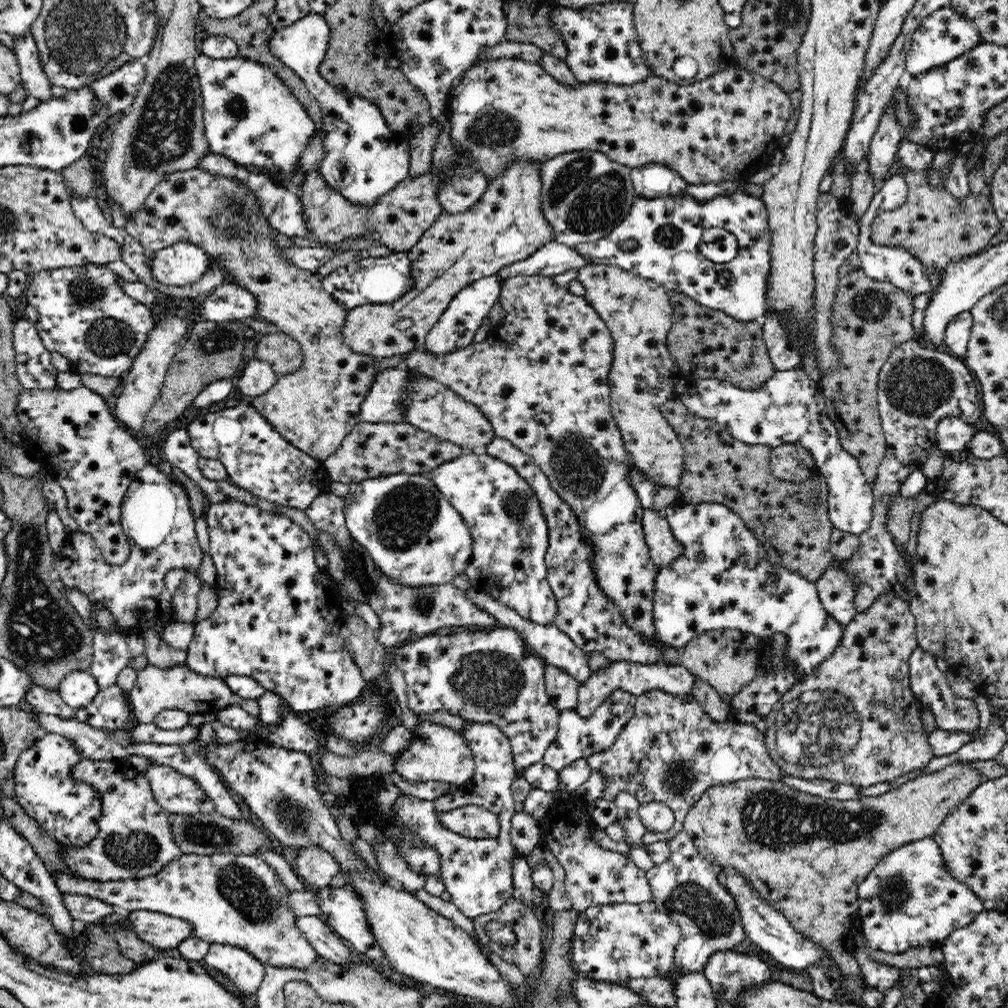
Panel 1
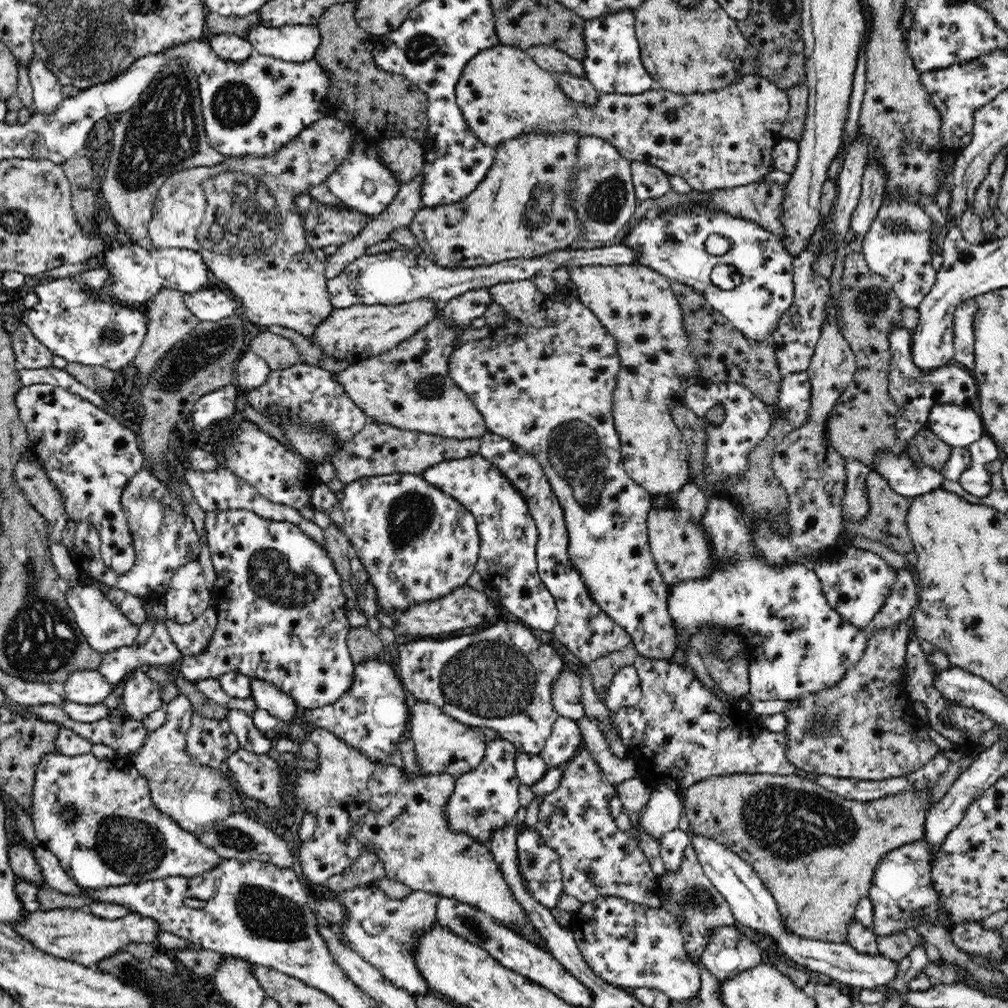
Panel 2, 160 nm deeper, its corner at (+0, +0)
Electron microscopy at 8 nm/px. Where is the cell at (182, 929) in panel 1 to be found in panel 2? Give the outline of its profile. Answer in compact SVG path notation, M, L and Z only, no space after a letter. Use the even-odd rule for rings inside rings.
M85 908L24 912L24 916L12 926L23 938L28 939L42 952L67 961L78 962L87 967L95 967L98 962L108 956L114 956L116 952L126 950L129 944L155 944L155 940L164 932L155 920L138 913L131 912L124 918L110 920L100 918Z

